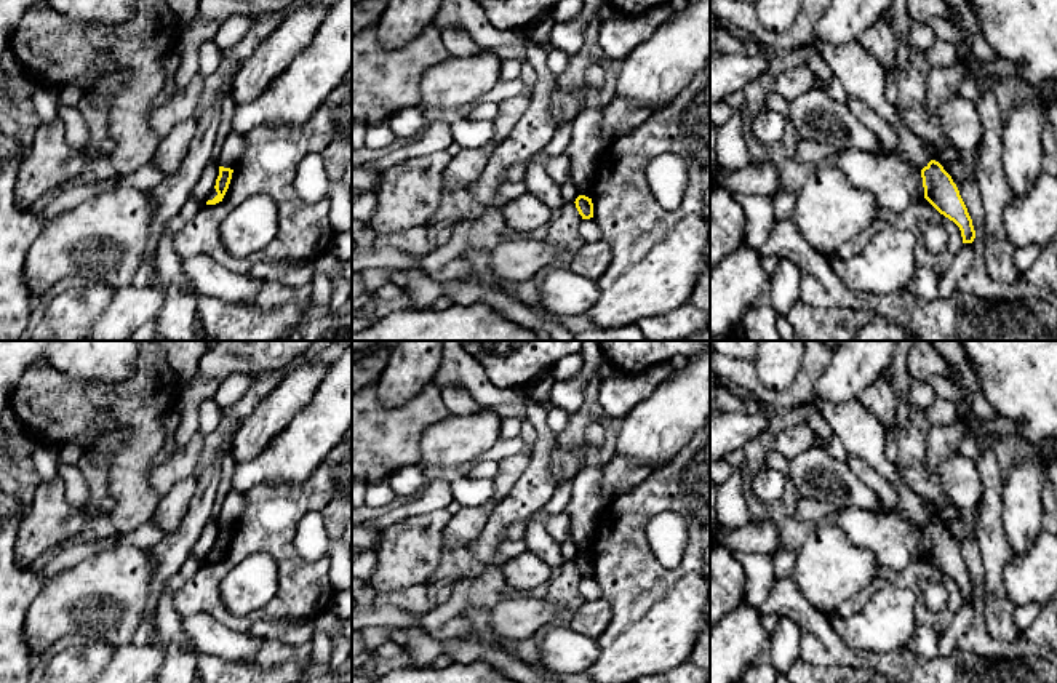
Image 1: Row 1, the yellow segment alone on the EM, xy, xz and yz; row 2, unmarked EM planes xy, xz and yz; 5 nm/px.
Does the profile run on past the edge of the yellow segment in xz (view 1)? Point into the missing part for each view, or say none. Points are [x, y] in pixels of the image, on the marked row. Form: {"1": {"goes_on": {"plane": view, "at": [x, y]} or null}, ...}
{"1": {"goes_on": null}}

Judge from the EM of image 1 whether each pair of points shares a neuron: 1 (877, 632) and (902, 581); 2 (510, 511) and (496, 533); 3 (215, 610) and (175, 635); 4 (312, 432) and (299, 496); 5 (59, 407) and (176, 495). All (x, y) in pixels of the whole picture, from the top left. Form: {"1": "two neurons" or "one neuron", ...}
{"1": "two neurons", "2": "one neuron", "3": "two neurons", "4": "two neurons", "5": "two neurons"}

